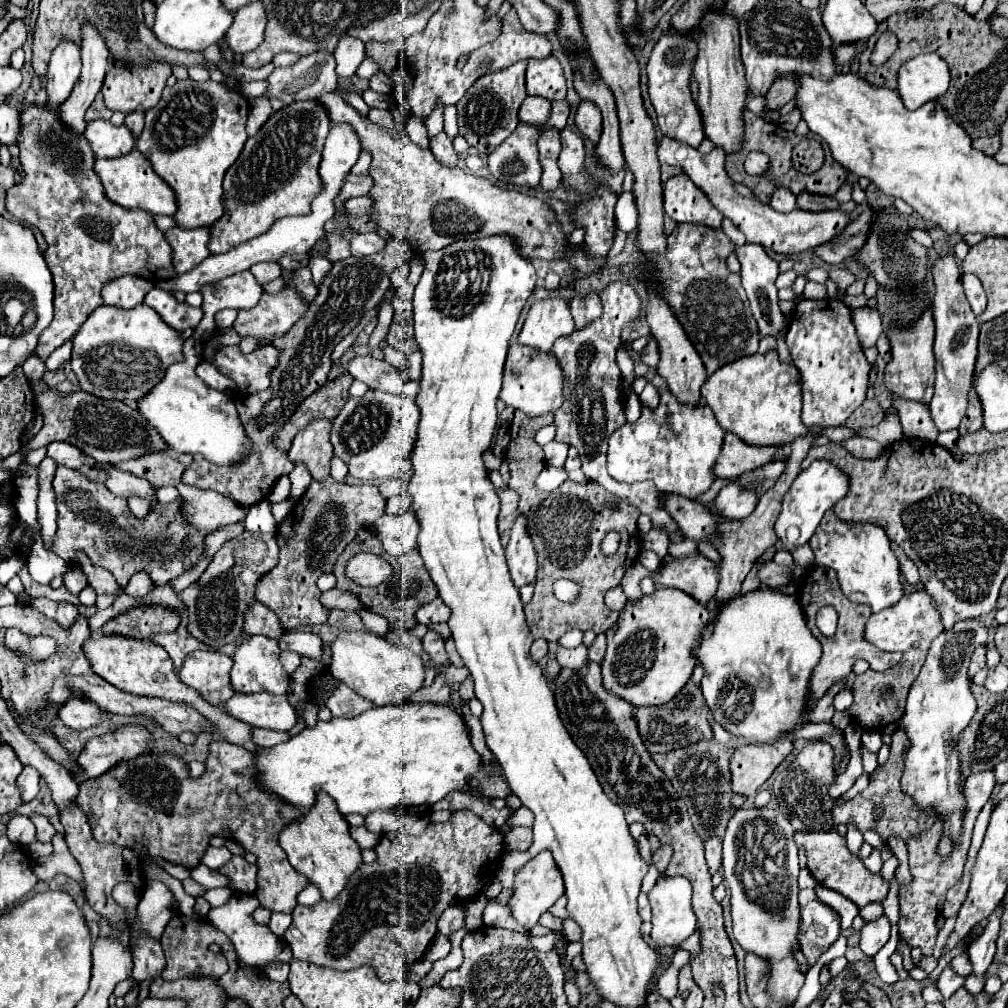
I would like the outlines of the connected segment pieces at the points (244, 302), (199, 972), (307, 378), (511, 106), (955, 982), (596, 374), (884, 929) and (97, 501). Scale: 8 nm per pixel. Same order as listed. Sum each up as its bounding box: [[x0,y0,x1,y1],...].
[[192,270,262,342],[162,916,230,980],[182,238,413,508],[456,60,526,156],[936,966,968,1000],[554,282,678,534],[860,916,890,956],[52,466,204,586]]

